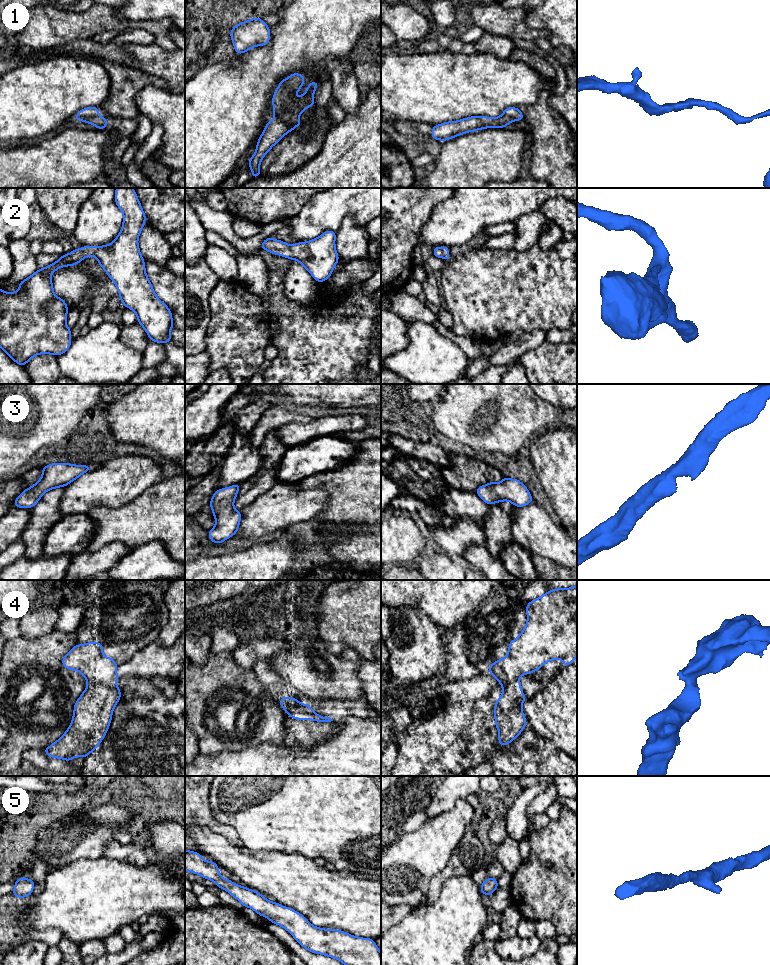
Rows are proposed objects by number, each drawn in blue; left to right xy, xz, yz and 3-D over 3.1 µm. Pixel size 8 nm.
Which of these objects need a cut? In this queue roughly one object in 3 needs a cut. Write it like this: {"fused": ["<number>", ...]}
{"fused": ["1", "4"]}

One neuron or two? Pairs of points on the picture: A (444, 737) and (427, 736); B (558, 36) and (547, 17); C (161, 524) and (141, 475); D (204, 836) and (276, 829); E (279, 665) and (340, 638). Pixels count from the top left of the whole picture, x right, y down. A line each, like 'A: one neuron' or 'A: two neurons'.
A: one neuron
B: one neuron
C: two neurons
D: two neurons
E: two neurons

